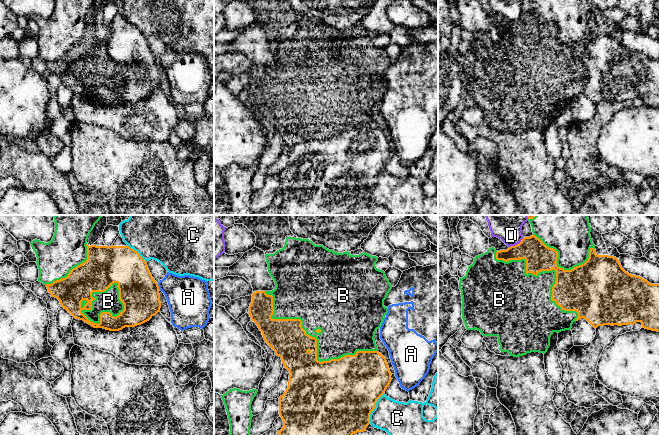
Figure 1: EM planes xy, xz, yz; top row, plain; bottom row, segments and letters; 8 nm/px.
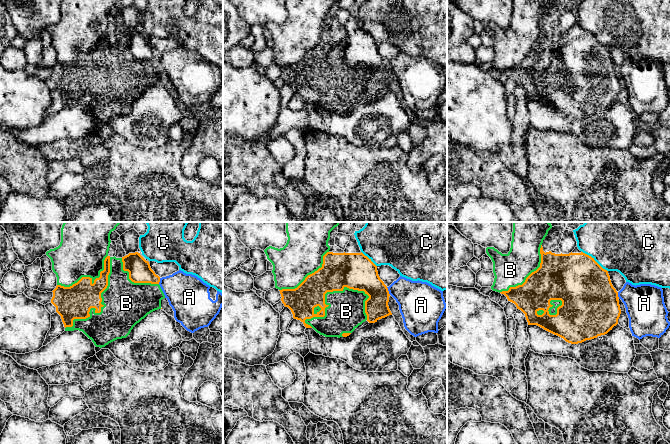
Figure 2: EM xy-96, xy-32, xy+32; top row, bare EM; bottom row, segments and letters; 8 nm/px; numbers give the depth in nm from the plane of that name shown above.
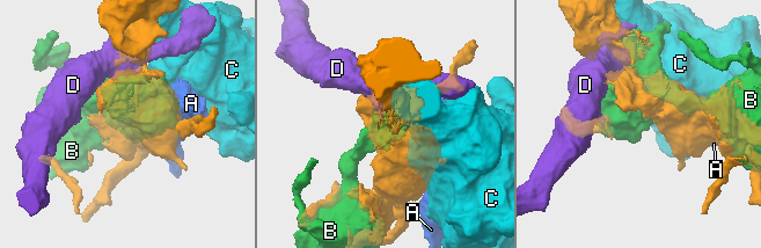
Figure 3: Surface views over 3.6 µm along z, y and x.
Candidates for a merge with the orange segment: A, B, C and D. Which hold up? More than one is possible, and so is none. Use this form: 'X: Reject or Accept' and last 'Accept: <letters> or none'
A: Reject
B: Accept
C: Reject
D: Reject
Accept: B

